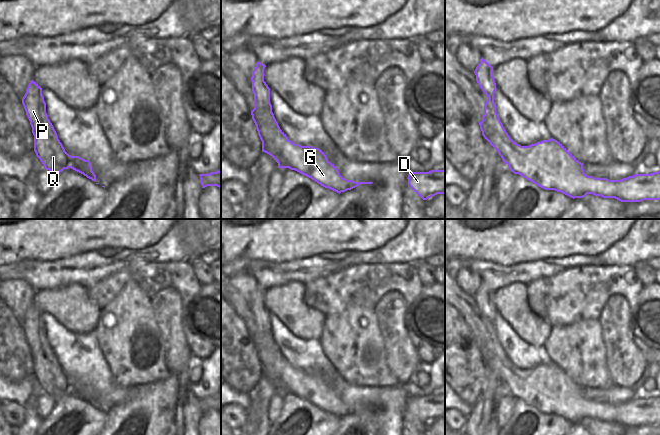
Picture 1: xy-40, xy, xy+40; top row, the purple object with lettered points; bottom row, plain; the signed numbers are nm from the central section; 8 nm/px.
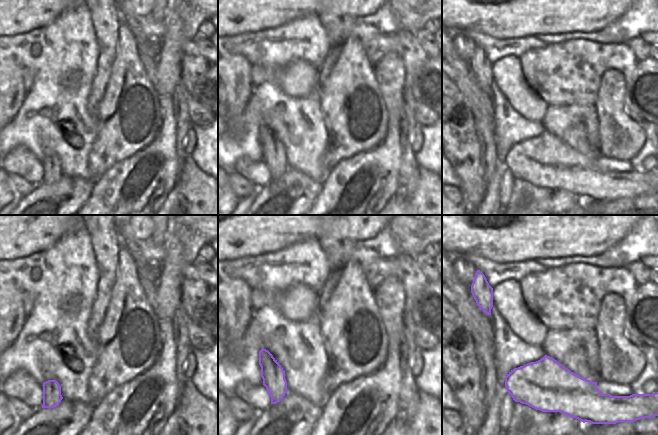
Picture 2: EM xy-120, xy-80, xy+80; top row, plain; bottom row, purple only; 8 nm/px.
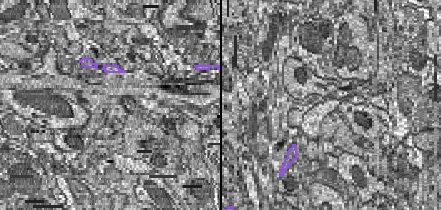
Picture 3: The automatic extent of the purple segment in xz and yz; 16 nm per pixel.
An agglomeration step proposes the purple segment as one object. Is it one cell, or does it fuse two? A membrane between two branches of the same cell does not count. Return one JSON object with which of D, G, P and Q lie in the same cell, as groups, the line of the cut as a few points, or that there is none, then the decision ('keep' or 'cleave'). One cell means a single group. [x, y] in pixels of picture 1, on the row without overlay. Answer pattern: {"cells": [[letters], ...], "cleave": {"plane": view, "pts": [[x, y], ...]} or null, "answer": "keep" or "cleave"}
{"cells": [["D", "G"], ["P", "Q"]], "cleave": {"plane": "xy", "pts": [[287, 363], [281, 373], [281, 384], [286, 391]]}, "answer": "cleave"}

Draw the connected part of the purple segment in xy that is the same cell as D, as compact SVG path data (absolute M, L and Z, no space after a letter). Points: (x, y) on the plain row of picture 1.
M445 394L412 396L407 403L410 412L423 424L445 418Z

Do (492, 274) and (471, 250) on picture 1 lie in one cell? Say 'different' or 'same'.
different

